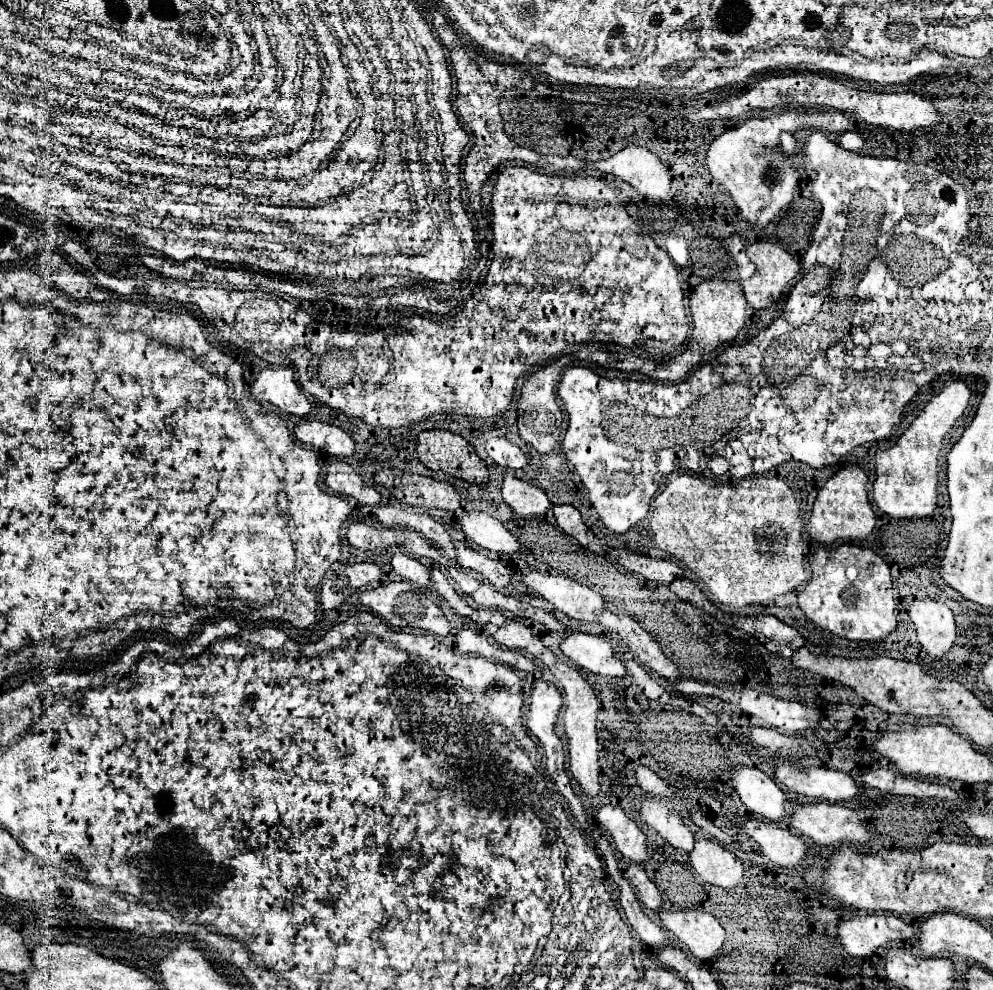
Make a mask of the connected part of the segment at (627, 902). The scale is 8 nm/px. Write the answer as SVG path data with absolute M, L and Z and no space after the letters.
M618 883L618 887L620 887L620 905L626 913L626 919L630 921L630 925L638 933L638 937L650 947L662 947L666 941L664 929L660 929L652 919L648 919L644 915L638 899L632 895L634 891L632 891L630 883Z

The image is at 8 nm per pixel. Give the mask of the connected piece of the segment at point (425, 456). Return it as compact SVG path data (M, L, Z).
M432 429L418 435L416 451L422 465L442 465L444 473L458 473L458 479L470 483L486 483L486 463L476 455L474 447L460 435Z

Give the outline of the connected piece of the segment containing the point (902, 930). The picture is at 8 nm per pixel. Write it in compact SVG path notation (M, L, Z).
M864 915L838 925L840 945L850 957L870 957L878 947L910 941L914 935L914 927L894 915Z

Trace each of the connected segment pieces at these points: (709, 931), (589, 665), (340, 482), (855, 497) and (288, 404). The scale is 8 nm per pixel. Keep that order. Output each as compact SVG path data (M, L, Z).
M698 909L662 911L660 919L662 925L701 961L713 959L724 943L724 929L710 913Z
M572 633L560 643L562 653L574 661L576 665L604 677L624 679L626 667L612 651L612 645L596 635L588 633Z
M330 461L328 463L326 485L334 493L360 499L360 503L366 503L366 505L374 505L374 501L376 501L376 489L366 485L362 481L362 477L344 461Z
M844 467L834 477L826 481L826 485L818 491L818 497L814 501L812 517L808 531L810 535L824 543L832 545L836 541L848 541L848 539L864 539L872 533L876 525L876 515L872 511L872 505L868 501L868 475L860 467Z
M290 367L262 369L252 383L252 393L258 401L268 401L288 415L306 417L312 409L310 399L294 383L294 371Z

